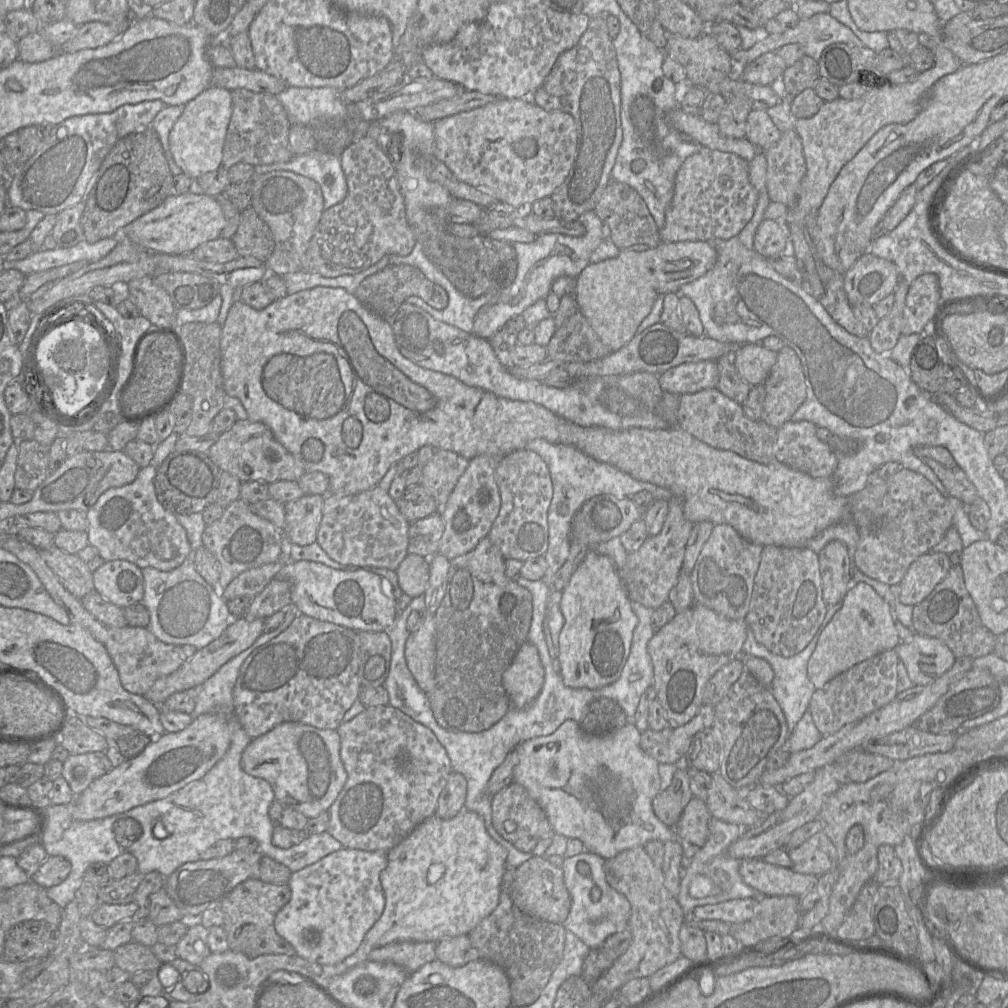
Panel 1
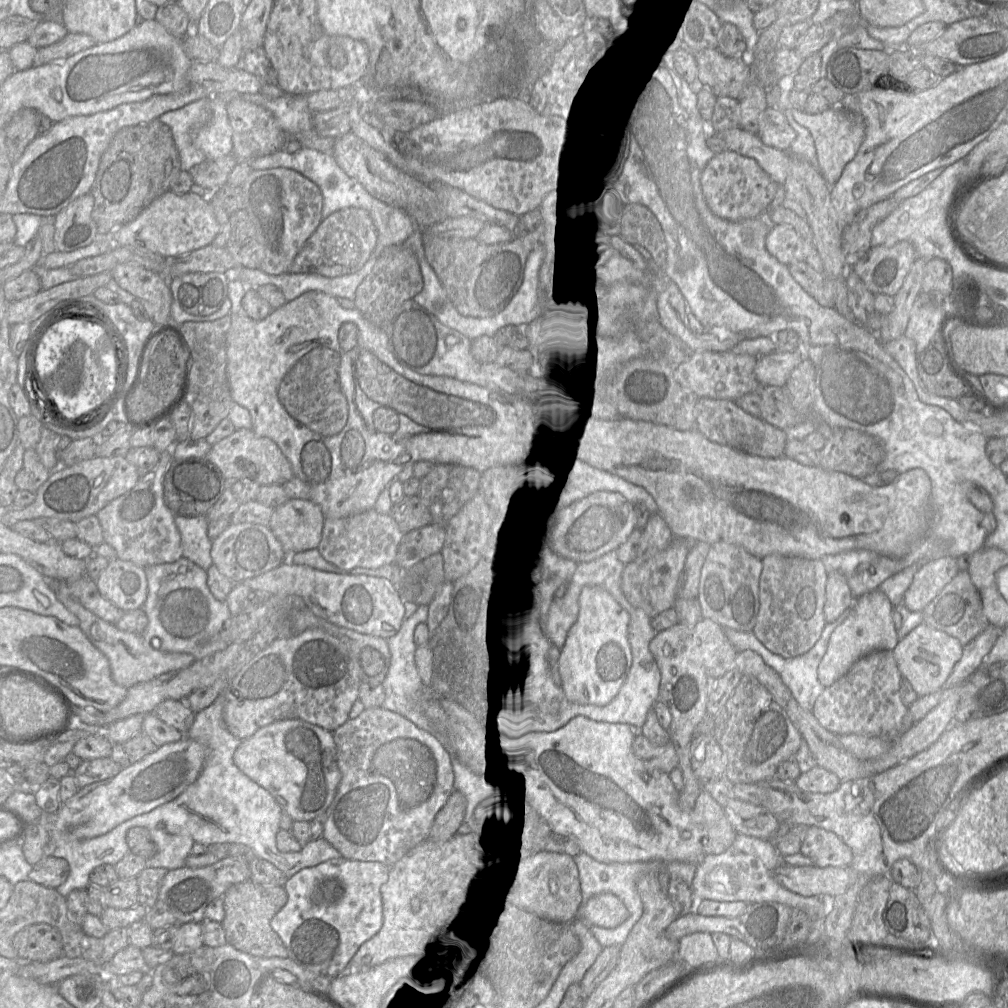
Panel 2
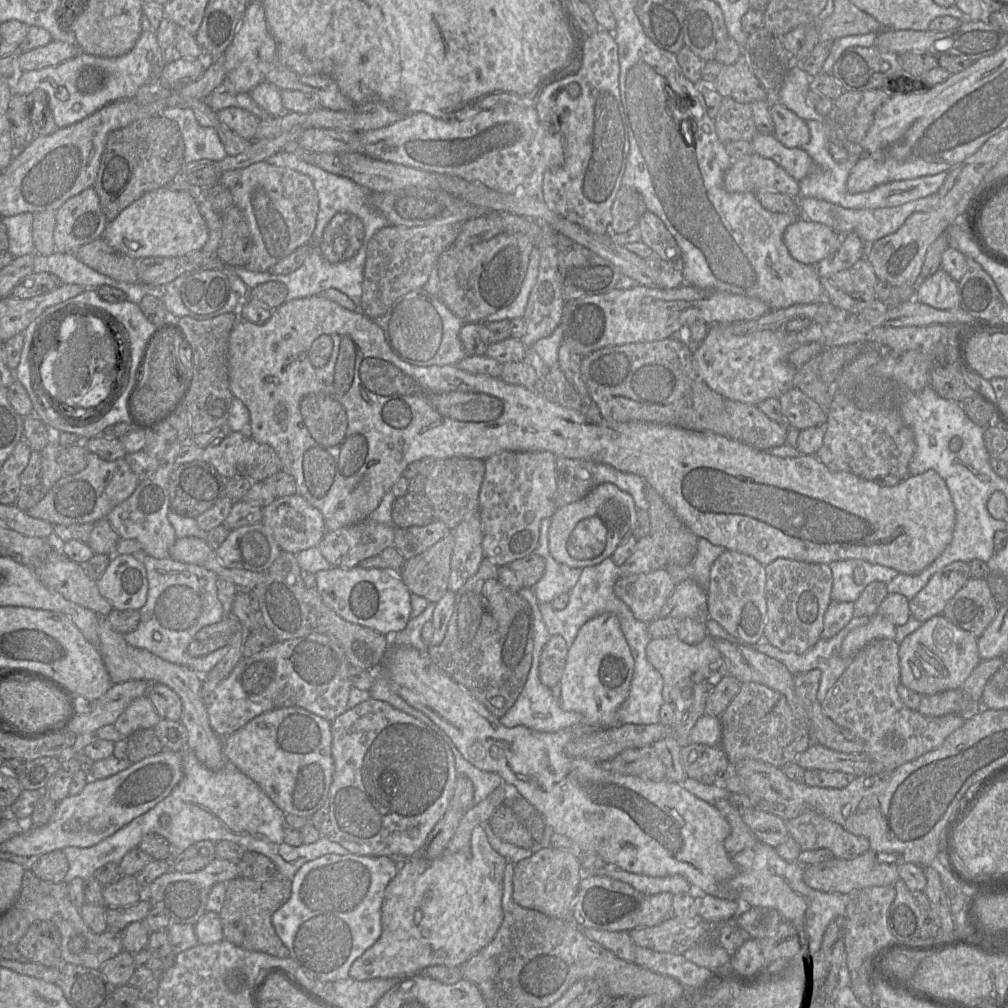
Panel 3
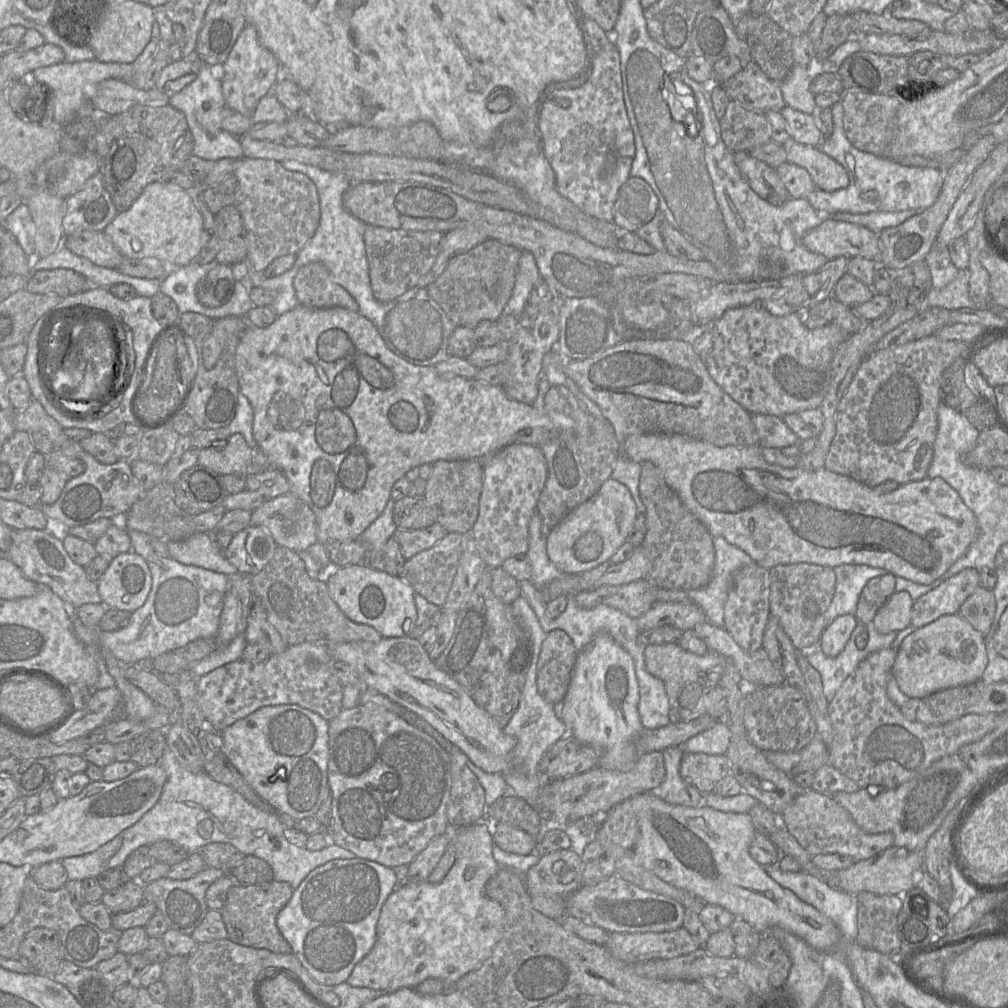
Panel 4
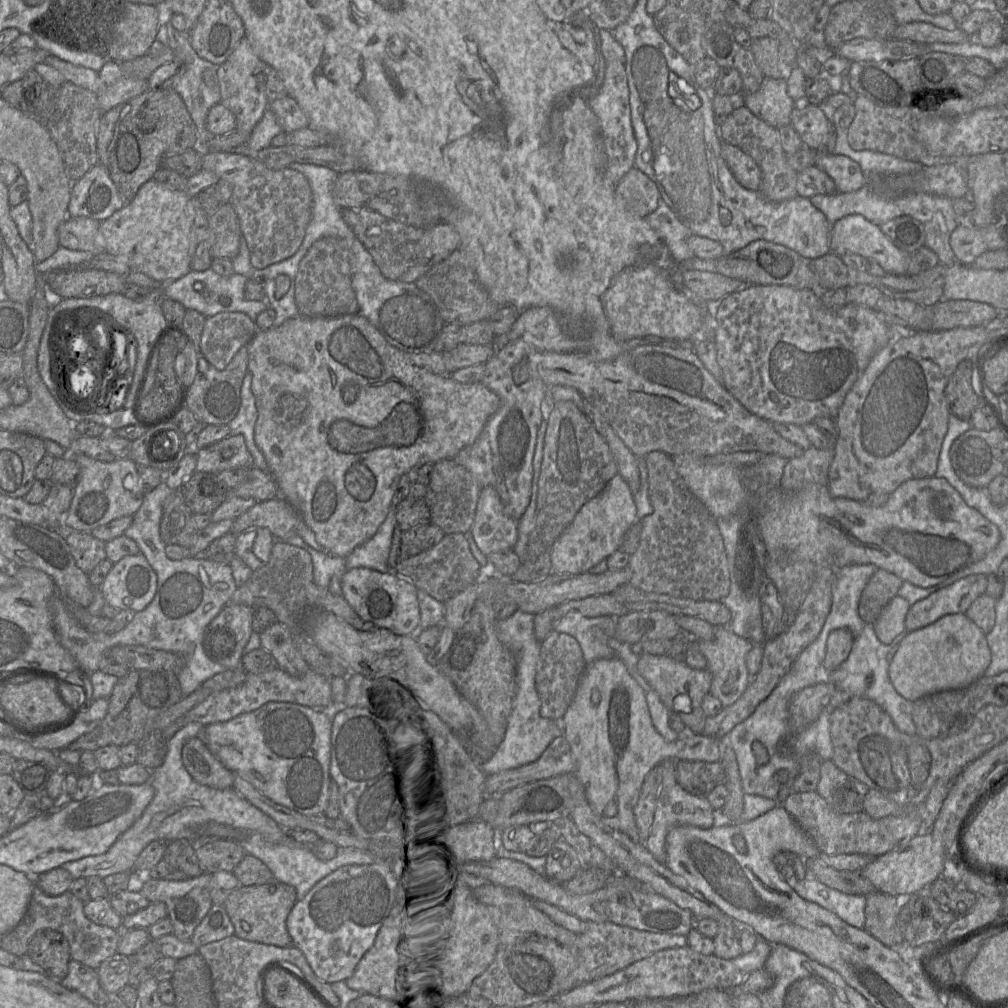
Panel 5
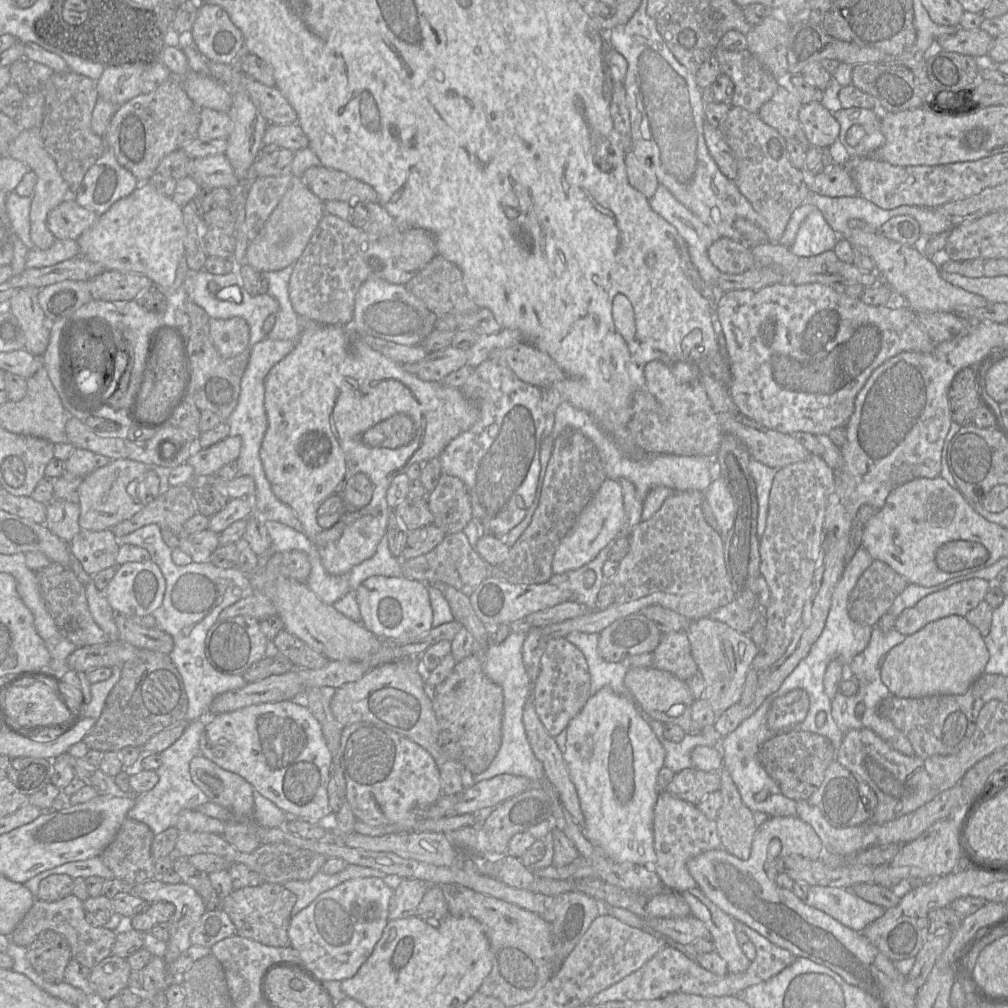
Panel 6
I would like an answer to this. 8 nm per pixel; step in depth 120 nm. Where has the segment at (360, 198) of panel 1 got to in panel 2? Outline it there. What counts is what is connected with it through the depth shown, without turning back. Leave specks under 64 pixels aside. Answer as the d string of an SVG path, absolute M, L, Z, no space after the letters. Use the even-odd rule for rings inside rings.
M358 207L337 210L323 219L294 258L289 273L316 273L337 277L357 272L377 243L377 230L370 214Z

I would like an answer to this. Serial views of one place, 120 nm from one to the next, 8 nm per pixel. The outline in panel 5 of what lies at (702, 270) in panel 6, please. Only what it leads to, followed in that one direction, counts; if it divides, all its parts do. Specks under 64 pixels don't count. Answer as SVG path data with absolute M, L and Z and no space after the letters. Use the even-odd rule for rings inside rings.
M659 198L656 210L644 219L662 238L676 263L695 257L687 243L688 238L693 235L691 230L671 211L662 198Z

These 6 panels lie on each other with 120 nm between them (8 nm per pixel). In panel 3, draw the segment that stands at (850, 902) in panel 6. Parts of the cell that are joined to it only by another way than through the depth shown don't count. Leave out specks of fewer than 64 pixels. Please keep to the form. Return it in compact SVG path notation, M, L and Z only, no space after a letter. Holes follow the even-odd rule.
M757 842L754 846L744 849L743 851L731 856L731 858L734 864L736 865L738 872L735 877L733 877L727 882L723 882L719 886L718 897L722 899L736 900L737 902L742 902L742 904L746 906L746 909L750 909L751 907L763 907L763 908L771 908L771 909L777 910L782 916L784 921L787 921L793 924L798 933L803 934L804 937L806 936L806 956L809 957L810 950L814 950L817 947L821 947L821 964L820 965L822 965L822 955L824 955L823 937L824 937L825 931L832 920L834 920L838 916L844 916L846 911L846 896L843 896L842 894L836 893L836 892L823 892L823 891L810 888L809 886L805 884L803 880L804 866L798 864L797 862L787 862L783 860L778 855L776 848L771 847L767 844L764 844L762 842Z

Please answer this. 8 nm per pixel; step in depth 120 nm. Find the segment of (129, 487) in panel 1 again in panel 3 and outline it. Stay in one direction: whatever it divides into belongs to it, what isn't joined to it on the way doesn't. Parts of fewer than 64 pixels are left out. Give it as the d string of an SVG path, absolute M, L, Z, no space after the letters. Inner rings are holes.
M175 441L160 460L155 473L151 477L139 481L134 492L114 507L105 517L117 532L120 539L136 540L141 544L143 552L157 559L169 558L170 548L177 539L175 531L168 521L168 511L170 509L168 479L174 469L174 461L181 447L182 443Z

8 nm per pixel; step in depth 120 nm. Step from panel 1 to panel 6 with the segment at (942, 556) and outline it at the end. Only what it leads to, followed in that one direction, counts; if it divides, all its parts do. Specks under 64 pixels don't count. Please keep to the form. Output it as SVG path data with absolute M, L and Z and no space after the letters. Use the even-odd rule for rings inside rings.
M971 578L959 581L944 589L926 595L920 599L914 606L904 609L896 618L894 628L898 632L908 636L928 623L938 619L958 615L963 616L975 608L981 601L985 599L985 595L989 589L990 582L982 578Z

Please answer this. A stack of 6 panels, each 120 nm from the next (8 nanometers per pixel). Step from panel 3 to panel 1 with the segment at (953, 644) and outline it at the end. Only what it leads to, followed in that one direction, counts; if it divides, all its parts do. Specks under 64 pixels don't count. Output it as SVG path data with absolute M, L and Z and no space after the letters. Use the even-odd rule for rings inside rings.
M918 633L910 642L901 642L895 651L914 686L934 682L950 670L956 661L955 655L944 642Z

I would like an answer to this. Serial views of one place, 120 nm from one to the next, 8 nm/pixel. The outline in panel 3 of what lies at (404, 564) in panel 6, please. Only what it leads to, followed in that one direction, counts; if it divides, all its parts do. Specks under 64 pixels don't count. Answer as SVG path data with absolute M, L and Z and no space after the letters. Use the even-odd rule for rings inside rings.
M450 531L423 553L408 559L402 580L413 594L437 603L448 591L454 536Z

